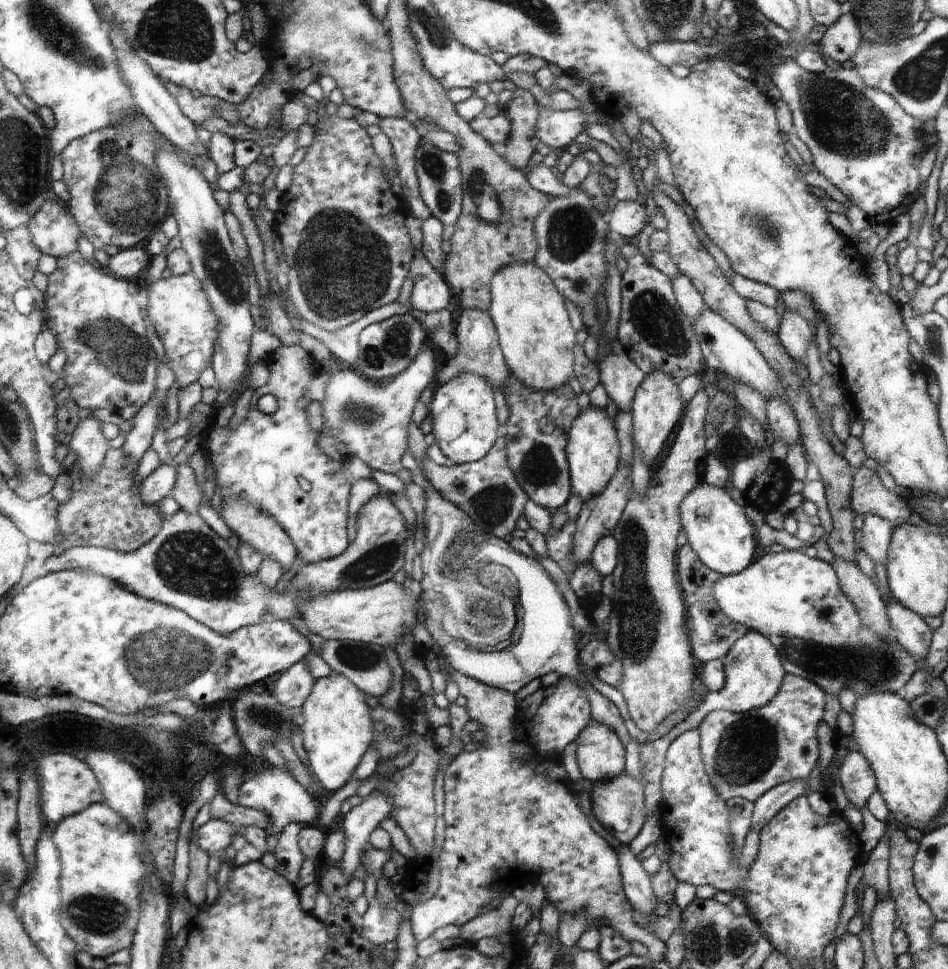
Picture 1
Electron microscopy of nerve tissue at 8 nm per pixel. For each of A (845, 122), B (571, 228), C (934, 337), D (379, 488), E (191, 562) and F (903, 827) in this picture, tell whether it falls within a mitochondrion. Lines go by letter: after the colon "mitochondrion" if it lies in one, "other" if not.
A: mitochondrion
B: mitochondrion
C: mitochondrion
D: other
E: mitochondrion
F: other

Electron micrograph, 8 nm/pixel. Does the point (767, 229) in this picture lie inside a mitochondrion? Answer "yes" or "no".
yes

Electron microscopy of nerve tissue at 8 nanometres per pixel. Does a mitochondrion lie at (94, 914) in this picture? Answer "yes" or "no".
yes

